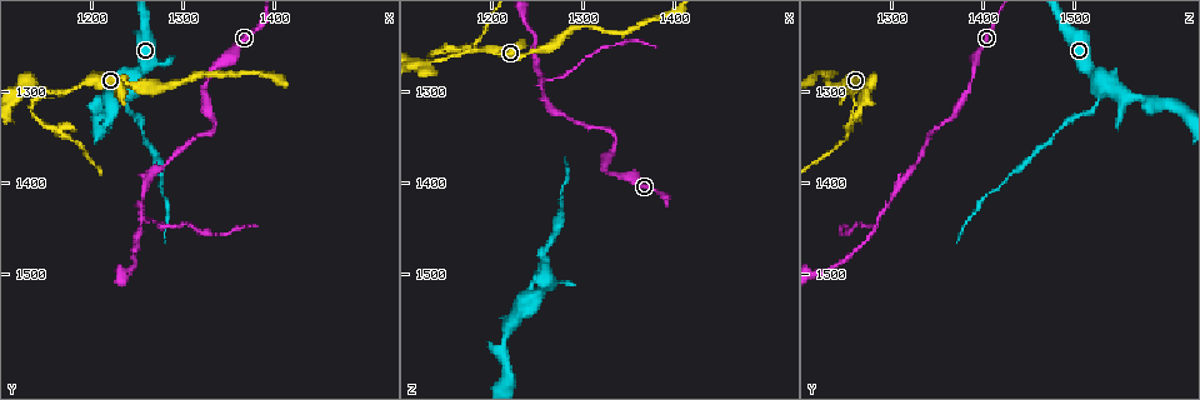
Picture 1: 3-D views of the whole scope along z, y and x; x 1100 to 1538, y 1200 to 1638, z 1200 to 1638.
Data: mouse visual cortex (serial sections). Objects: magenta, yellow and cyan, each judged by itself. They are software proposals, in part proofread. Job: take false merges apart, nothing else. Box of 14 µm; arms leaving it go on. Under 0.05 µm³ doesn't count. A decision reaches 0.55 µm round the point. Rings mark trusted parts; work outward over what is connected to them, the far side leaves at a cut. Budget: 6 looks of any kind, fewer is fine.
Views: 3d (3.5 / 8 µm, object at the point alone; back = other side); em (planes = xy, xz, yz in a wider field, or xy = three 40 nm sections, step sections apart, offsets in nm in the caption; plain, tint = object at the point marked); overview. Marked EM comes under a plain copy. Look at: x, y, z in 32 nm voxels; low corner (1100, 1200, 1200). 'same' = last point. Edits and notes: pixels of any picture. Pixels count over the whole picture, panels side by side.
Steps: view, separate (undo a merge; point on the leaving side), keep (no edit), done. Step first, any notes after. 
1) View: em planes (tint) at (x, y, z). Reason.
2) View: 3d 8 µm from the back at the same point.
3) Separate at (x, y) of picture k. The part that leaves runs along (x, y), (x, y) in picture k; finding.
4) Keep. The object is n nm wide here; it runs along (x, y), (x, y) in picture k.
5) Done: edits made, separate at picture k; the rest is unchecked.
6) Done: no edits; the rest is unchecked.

View: 3d 3.5 µm at (1240, 1305, 1525). Two arms in line, one across.

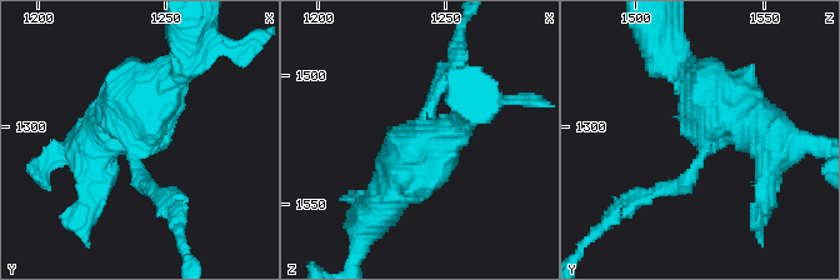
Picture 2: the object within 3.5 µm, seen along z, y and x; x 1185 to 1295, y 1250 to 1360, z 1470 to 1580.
View: em planes (tint) at (1239, 1303, 1526).

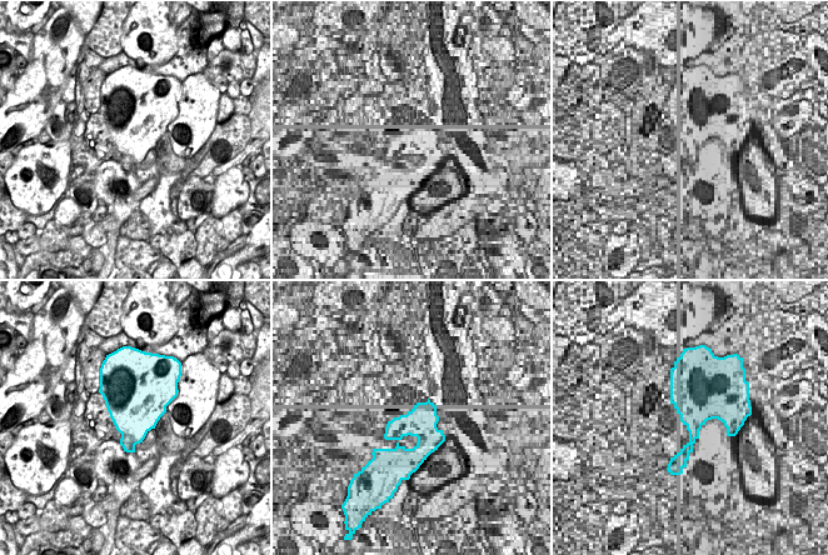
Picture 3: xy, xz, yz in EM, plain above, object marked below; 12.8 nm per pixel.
Keep. Continuous, no second cell.

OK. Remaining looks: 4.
View: 3d 8 µm at (1255, 1440, 1290). Side arm on a straight run.

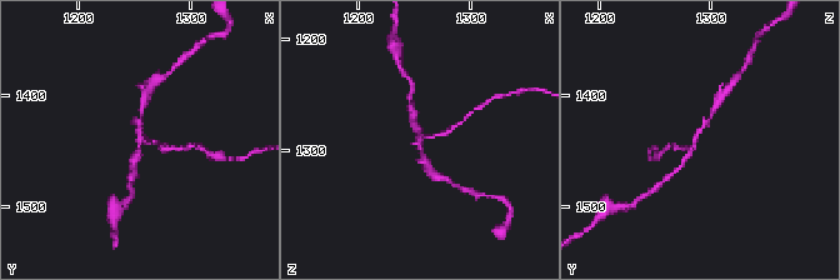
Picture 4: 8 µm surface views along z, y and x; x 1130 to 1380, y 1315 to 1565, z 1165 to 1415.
View: 3d 3.5 µm from the back at (1258, 1438, 1288). Zoom in.

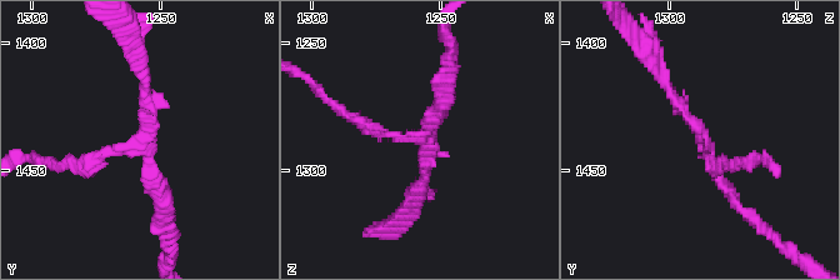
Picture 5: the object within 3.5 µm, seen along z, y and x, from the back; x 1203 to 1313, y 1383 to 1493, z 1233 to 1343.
View: em xy step 2 (tint) at (1257, 1439, 1286). 3 arms meet here; the arms are 150, 150, 150 nm wide; shape alone is not enough.

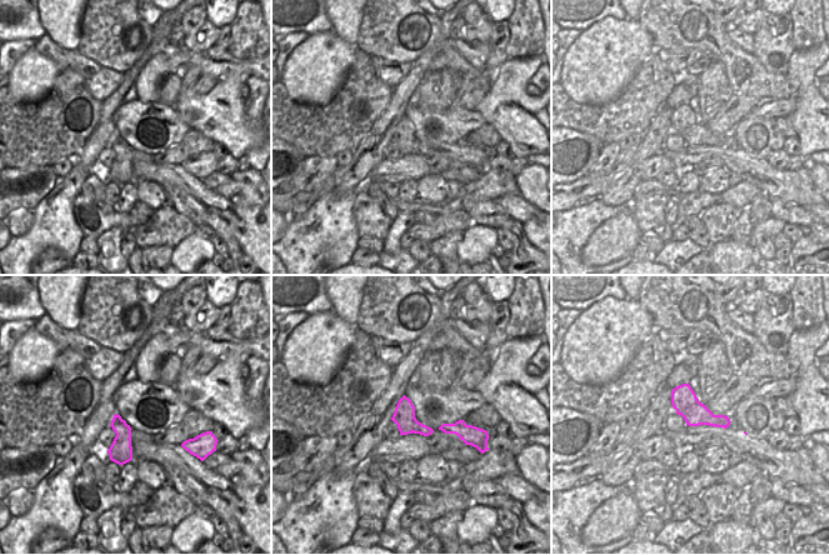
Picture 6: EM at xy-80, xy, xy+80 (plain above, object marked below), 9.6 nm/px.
Separate at (96, 163) of picture 5. A second cell is stuck on.

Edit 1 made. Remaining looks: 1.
Done: edits made, separate at picture 5; the rest is unchecked.

